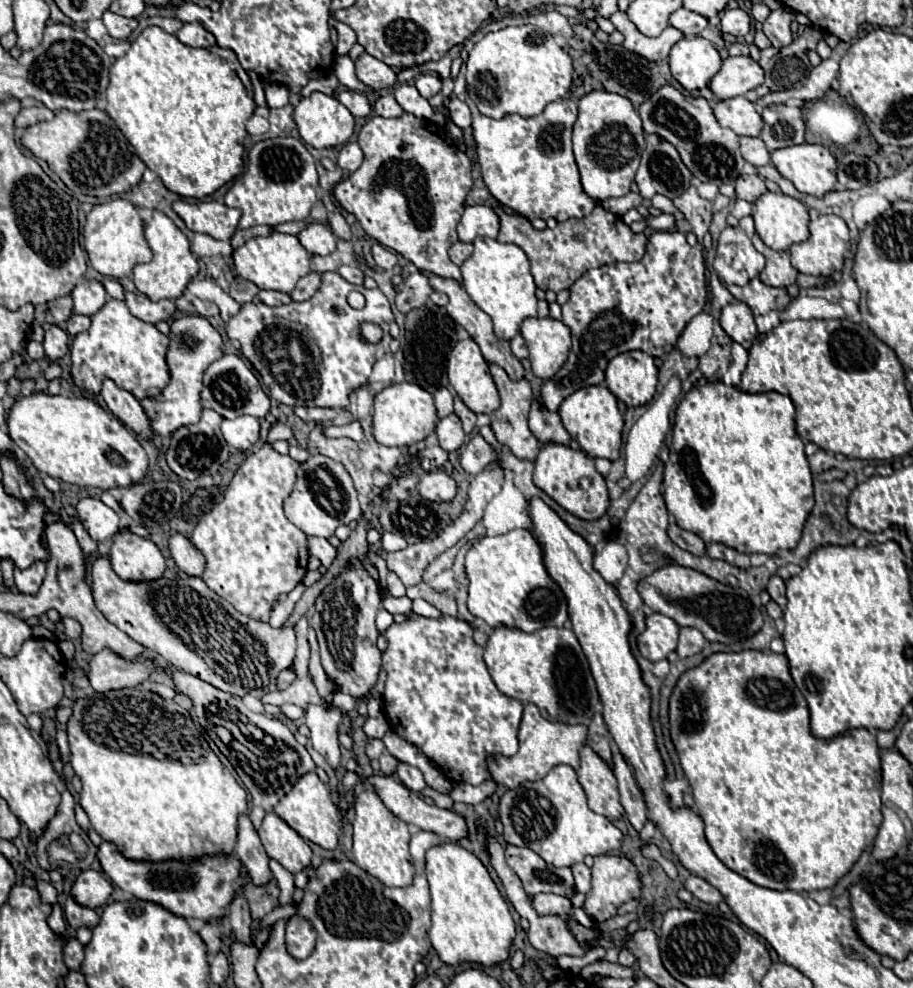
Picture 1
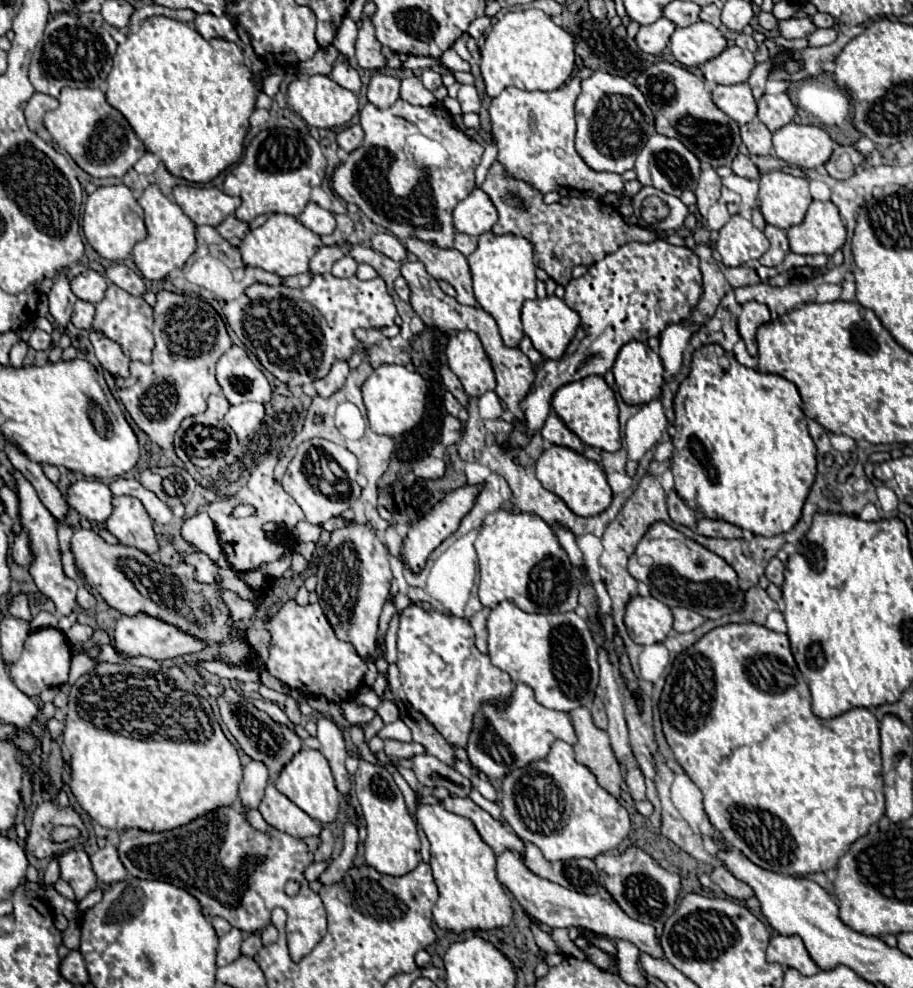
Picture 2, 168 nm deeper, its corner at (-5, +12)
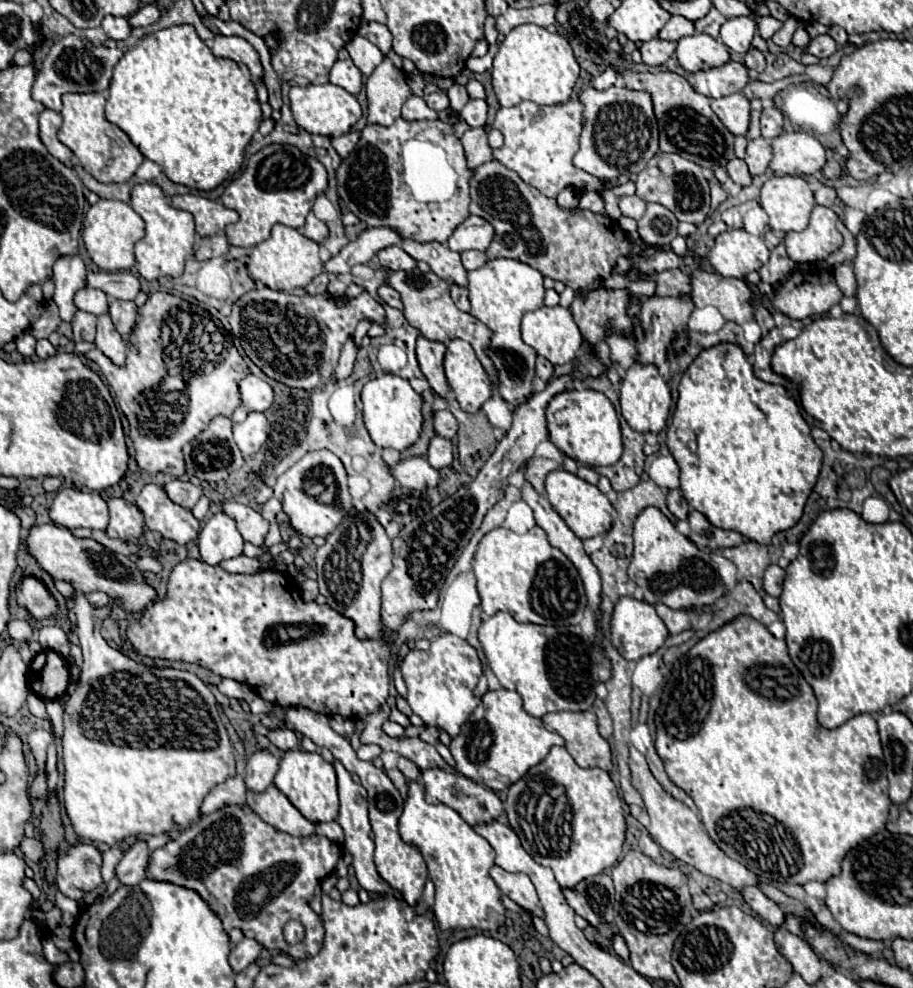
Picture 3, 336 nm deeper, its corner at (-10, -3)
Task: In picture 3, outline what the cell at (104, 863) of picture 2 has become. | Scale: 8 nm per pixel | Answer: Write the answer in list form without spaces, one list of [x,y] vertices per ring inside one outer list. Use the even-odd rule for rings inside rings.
[[[136,841],[134,847],[122,857],[122,861],[116,867],[116,875],[122,881],[122,885],[134,887],[146,877],[146,869],[150,863],[150,849],[146,841]]]

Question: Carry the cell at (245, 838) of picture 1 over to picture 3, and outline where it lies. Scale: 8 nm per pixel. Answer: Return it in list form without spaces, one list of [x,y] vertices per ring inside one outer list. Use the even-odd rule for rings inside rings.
[[[258,749],[246,765],[246,787],[260,793],[274,783],[274,775],[278,771],[278,757],[270,749]]]

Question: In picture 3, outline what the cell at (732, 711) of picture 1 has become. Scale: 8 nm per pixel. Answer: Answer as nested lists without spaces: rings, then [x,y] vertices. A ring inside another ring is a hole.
[[[738,615],[732,621],[724,623],[716,631],[702,637],[686,655],[682,655],[670,671],[670,677],[664,685],[660,707],[656,709],[656,753],[664,761],[666,773],[670,781],[686,791],[700,813],[700,819],[710,835],[710,839],[738,863],[744,863],[752,873],[758,877],[778,881],[778,883],[798,883],[804,885],[806,881],[828,881],[832,875],[840,873],[840,863],[844,855],[862,843],[864,839],[876,835],[884,829],[888,821],[888,779],[886,779],[886,765],[882,755],[882,743],[878,737],[878,725],[870,713],[854,715],[844,725],[836,729],[826,729],[816,721],[816,697],[812,687],[806,683],[802,673],[792,663],[784,639],[776,639],[762,623],[748,615]]]

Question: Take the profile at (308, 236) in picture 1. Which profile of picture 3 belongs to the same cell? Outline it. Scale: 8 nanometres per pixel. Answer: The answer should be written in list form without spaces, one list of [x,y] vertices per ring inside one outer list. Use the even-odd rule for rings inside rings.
[[[310,211],[308,217],[306,217],[304,227],[300,229],[300,233],[302,233],[304,237],[316,241],[316,243],[322,243],[322,241],[328,237],[328,227],[326,227],[326,223],[322,223],[322,221]]]

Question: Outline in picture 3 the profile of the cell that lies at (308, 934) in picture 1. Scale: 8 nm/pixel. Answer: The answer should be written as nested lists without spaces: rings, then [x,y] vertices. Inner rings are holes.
[[[224,805],[222,809],[210,815],[204,815],[198,823],[188,827],[176,839],[168,841],[164,847],[152,851],[148,877],[156,881],[170,881],[170,883],[198,891],[208,901],[210,909],[220,917],[226,931],[232,927],[238,927],[244,931],[246,937],[256,939],[266,949],[284,951],[292,959],[300,961],[300,959],[314,957],[322,947],[322,941],[324,941],[322,919],[312,911],[310,901],[314,897],[318,881],[334,873],[340,855],[342,855],[342,847],[338,843],[332,843],[324,835],[314,833],[308,837],[292,837],[264,823],[248,805],[240,805],[240,807]],[[288,919],[300,921],[306,929],[306,937],[296,945],[288,945],[284,941],[282,929]]]

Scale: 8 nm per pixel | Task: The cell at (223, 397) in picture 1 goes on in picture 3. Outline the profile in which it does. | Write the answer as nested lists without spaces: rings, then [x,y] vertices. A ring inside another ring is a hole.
[[[248,375],[240,383],[240,395],[242,395],[242,407],[238,407],[232,415],[234,421],[244,421],[250,411],[266,411],[272,405],[272,387],[258,379],[256,375]]]

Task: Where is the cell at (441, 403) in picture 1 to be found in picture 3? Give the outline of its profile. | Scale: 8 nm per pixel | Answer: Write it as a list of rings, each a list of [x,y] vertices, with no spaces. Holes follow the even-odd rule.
[[[448,409],[434,411],[434,433],[436,435],[440,435],[444,439],[454,439],[456,431],[458,431],[458,423]]]

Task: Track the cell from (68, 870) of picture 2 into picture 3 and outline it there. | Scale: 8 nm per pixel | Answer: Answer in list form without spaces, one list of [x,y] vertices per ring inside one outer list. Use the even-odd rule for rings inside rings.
[[[74,843],[58,849],[56,887],[70,899],[80,899],[84,893],[102,883],[100,875],[102,853],[90,843]]]

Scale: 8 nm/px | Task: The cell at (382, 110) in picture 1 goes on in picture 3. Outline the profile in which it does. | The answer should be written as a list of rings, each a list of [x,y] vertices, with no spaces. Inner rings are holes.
[[[386,57],[366,81],[368,123],[392,125],[400,117],[402,103],[412,95],[406,73]]]

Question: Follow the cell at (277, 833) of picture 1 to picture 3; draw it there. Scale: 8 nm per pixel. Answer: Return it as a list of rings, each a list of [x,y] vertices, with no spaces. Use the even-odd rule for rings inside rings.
[[[276,785],[268,787],[268,791],[262,791],[262,793],[246,791],[246,805],[254,809],[266,823],[274,825],[278,831],[284,831],[296,837],[314,833],[314,823],[308,821],[288,801],[288,797],[282,791],[278,791]]]

